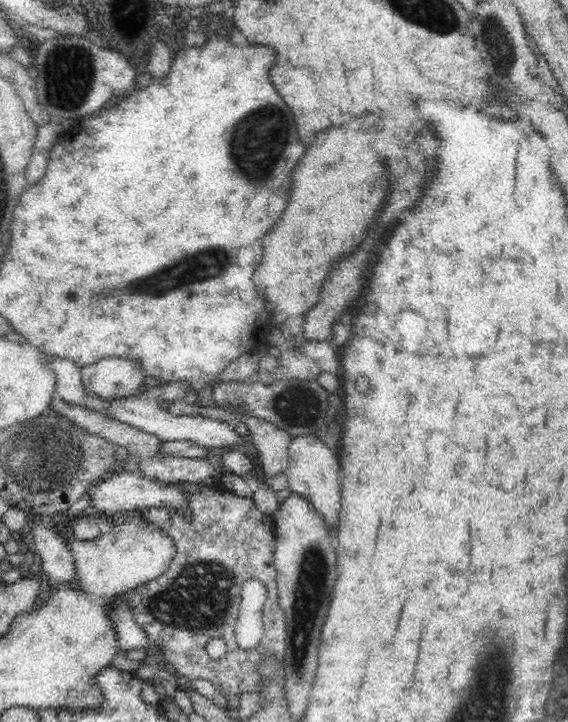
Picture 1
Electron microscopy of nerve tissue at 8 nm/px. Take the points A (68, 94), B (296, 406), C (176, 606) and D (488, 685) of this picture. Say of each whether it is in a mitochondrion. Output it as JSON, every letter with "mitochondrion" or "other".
{"A":"mitochondrion","B":"mitochondrion","C":"mitochondrion","D":"mitochondrion"}

